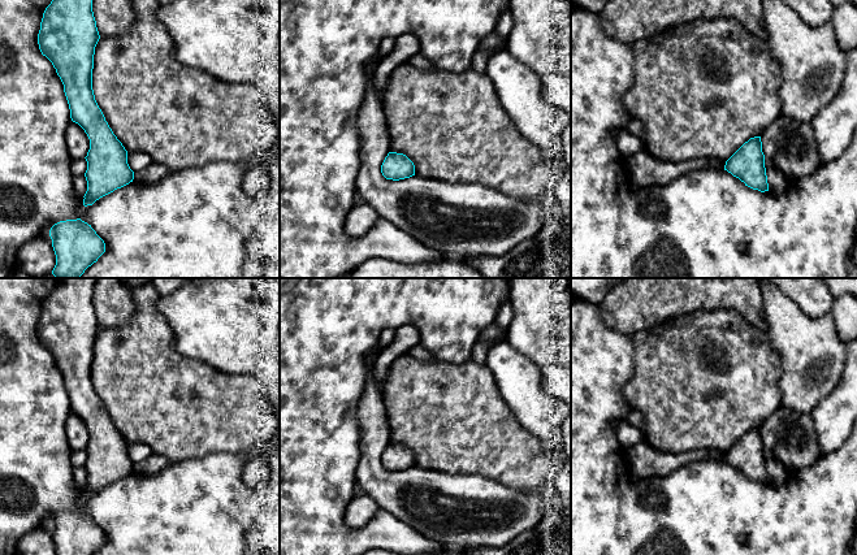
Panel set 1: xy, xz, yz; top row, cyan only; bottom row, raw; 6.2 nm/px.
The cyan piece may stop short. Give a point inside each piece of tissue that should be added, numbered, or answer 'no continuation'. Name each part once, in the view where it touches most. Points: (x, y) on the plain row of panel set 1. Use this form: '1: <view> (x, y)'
no continuation

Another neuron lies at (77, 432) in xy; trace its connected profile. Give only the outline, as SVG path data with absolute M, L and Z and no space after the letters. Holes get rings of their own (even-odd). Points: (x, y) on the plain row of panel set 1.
M72 412L68 416L65 430L72 451L85 450L87 447L90 441L90 430L78 415Z

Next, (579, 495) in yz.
M607 429L609 456L598 480L571 480L571 555L702 555L702 545L726 542L737 547L744 520L745 474L727 461L702 460L667 476L633 481L614 429Z

